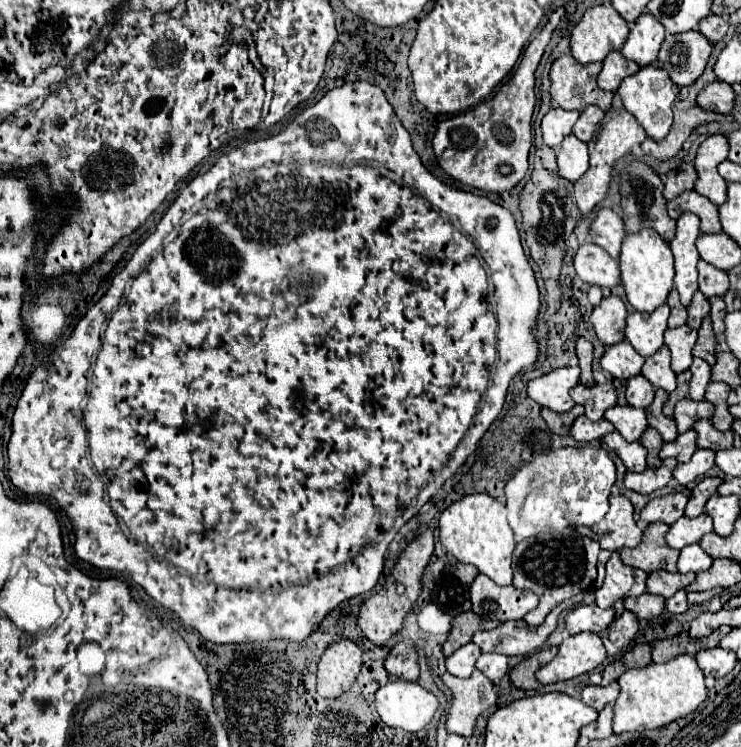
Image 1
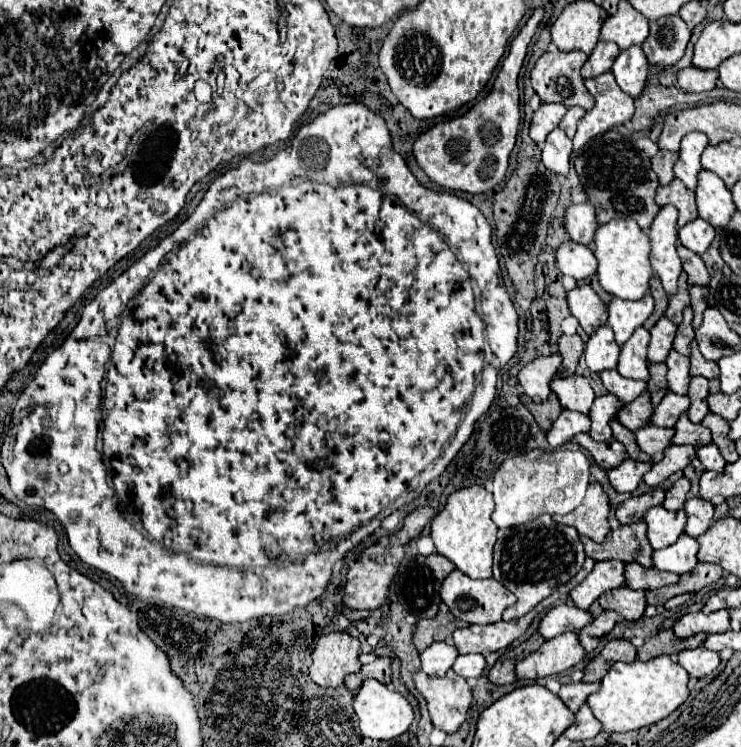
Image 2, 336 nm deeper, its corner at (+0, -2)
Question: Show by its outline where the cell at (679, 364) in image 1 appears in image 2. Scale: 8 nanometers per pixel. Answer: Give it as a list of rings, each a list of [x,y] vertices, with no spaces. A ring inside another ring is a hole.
[[[661,317],[657,325],[651,329],[651,343],[647,357],[651,363],[663,363],[673,349],[673,339],[675,339],[675,325],[667,319]]]

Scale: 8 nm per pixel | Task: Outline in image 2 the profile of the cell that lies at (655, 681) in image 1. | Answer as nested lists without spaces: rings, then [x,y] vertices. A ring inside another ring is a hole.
[[[667,655],[655,657],[647,663],[639,659],[635,659],[633,663],[619,661],[611,665],[607,675],[603,677],[601,689],[589,695],[587,705],[601,721],[605,731],[633,731],[653,725],[671,715],[677,707],[681,707],[689,697],[687,681],[687,671]]]

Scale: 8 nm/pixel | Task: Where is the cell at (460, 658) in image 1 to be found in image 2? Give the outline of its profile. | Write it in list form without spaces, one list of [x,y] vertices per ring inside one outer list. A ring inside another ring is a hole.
[[[433,643],[421,653],[421,669],[431,677],[443,677],[453,667],[457,655],[459,653],[451,643]]]

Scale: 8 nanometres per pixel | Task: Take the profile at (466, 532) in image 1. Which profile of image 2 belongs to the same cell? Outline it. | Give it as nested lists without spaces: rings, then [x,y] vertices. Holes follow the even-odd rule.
[[[479,485],[459,489],[449,495],[445,509],[431,523],[431,539],[437,553],[455,563],[459,571],[471,579],[489,579],[493,565],[493,545],[497,539],[497,527],[491,519],[493,515],[493,495]]]

